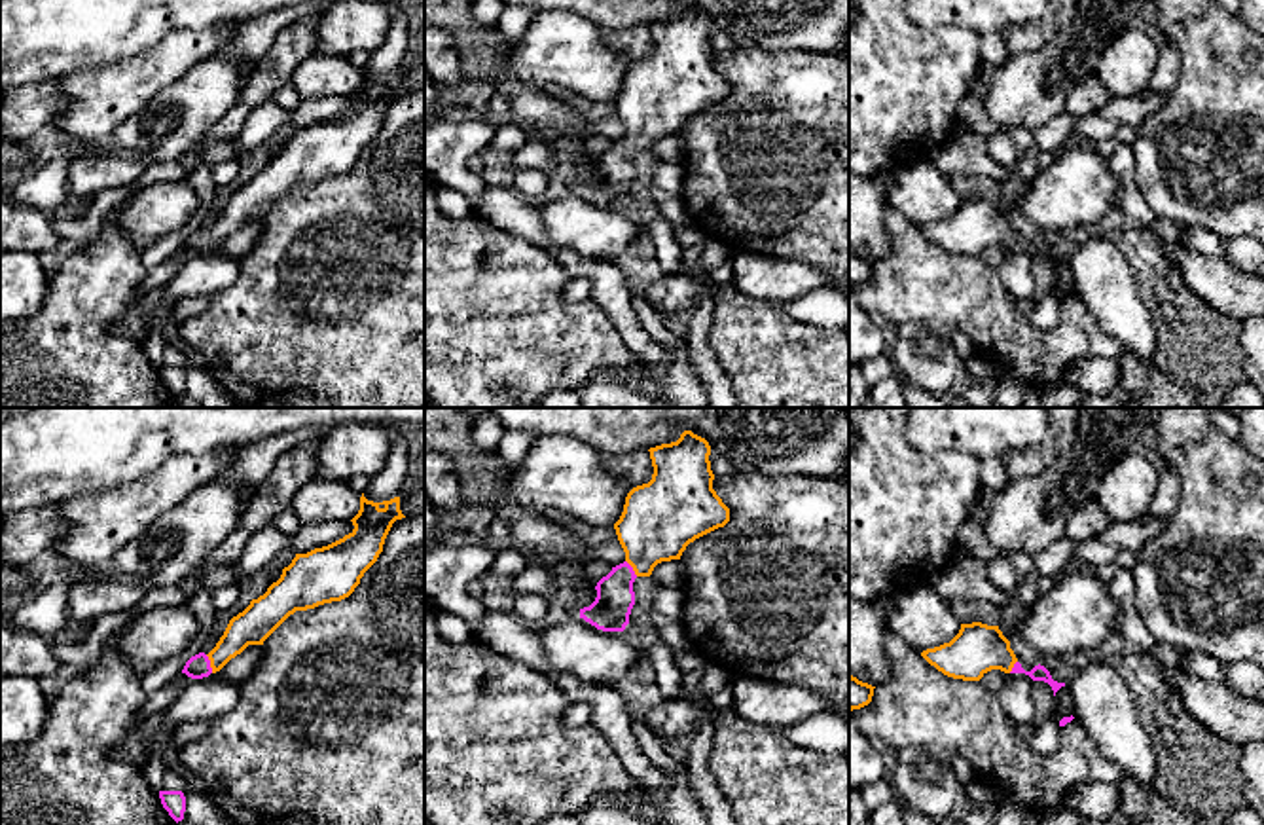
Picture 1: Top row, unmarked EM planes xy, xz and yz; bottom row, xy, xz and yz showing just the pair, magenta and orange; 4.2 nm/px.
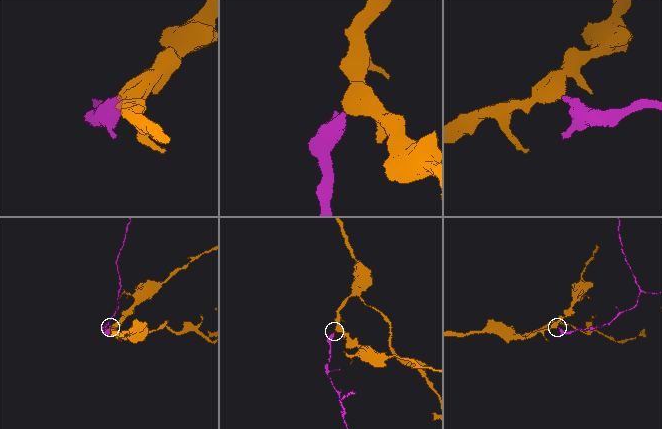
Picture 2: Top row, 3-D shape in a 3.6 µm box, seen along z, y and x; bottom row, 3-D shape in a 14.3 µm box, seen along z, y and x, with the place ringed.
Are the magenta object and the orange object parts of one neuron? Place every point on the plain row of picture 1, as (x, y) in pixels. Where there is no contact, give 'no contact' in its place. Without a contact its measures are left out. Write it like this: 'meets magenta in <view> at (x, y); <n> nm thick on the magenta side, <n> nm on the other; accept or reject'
meets magenta in xy at (209, 239); 100 nm thick on the magenta side, 160 nm on the other; accept

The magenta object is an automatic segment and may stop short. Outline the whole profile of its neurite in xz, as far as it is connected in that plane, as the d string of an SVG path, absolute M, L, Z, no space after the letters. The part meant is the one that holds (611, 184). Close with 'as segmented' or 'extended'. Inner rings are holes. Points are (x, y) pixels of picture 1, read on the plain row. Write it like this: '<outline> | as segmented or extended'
M684 6L677 17L648 27L654 42L652 55L627 68L623 87L614 99L625 137L597 157L595 176L580 184L580 193L603 207L623 207L629 199L637 152L650 152L661 137L680 135L690 118L730 97L730 83L713 64L711 21L705 13Z | extended

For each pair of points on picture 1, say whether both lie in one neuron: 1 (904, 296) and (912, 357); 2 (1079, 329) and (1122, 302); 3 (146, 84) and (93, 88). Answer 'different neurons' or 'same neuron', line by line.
1: different neurons
2: different neurons
3: same neuron

